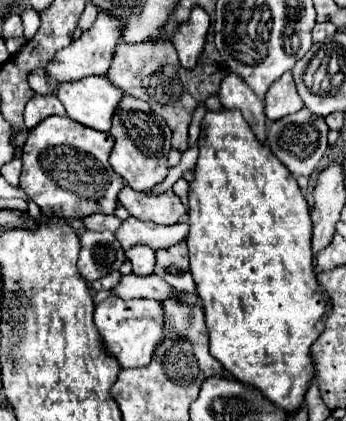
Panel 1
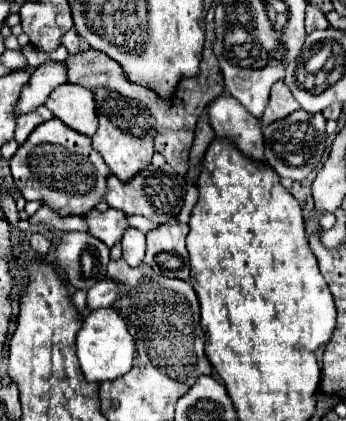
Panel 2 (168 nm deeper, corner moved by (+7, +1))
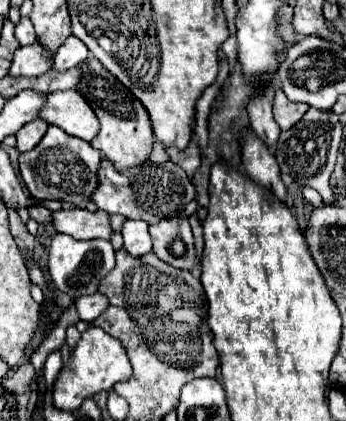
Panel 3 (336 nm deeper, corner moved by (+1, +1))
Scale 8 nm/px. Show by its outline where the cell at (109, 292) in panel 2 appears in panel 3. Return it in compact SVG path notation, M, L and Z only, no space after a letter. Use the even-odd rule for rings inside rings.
M96 291L94 295L84 295L82 299L76 299L76 309L82 321L92 323L96 317L100 317L100 313L108 307L108 297L100 291Z

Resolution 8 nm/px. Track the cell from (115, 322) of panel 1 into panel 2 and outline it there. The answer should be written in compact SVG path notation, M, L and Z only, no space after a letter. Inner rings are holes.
M112 307L96 309L84 319L82 329L78 331L78 337L76 337L76 349L78 349L80 369L86 381L96 381L96 383L110 381L128 373L132 367L134 341L132 341L132 335L128 333L126 321Z

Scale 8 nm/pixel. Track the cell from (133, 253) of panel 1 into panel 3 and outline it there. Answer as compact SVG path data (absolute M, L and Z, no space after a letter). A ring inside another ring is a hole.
M126 221L122 227L124 247L130 255L142 257L152 251L152 239L148 233L148 225L142 221Z

